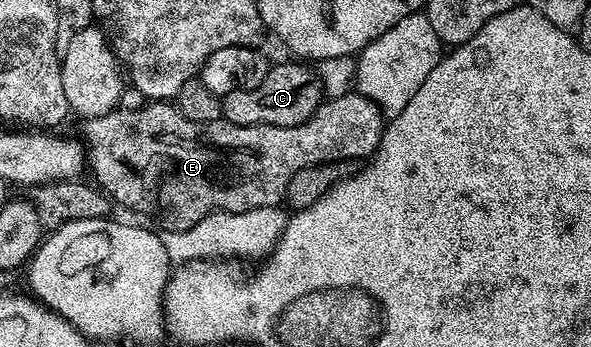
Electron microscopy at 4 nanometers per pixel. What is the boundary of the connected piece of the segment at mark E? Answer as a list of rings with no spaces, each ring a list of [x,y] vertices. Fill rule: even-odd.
[[[349,93],[344,96],[336,96],[327,98],[318,104],[316,113],[312,113],[312,117],[308,117],[308,121],[304,121],[300,125],[292,125],[291,127],[281,127],[280,125],[256,125],[255,127],[245,127],[244,125],[232,125],[225,121],[216,123],[193,123],[188,121],[188,117],[184,117],[170,101],[150,101],[146,106],[140,109],[128,109],[123,111],[115,109],[104,113],[95,119],[87,119],[81,124],[82,135],[84,140],[84,150],[86,152],[86,162],[88,164],[89,174],[94,174],[93,182],[115,204],[118,203],[122,207],[131,207],[134,211],[139,211],[142,215],[147,215],[150,219],[155,219],[159,223],[157,226],[163,232],[183,231],[184,229],[192,229],[192,225],[196,225],[196,221],[200,221],[206,215],[212,214],[213,211],[247,211],[248,209],[256,209],[257,207],[276,207],[279,206],[286,198],[286,186],[288,181],[292,181],[292,177],[296,177],[296,173],[300,173],[300,169],[308,169],[315,167],[321,163],[340,163],[343,161],[359,161],[365,160],[367,157],[373,156],[378,149],[378,143],[382,139],[384,130],[384,116],[382,110],[363,95],[357,93]]]

